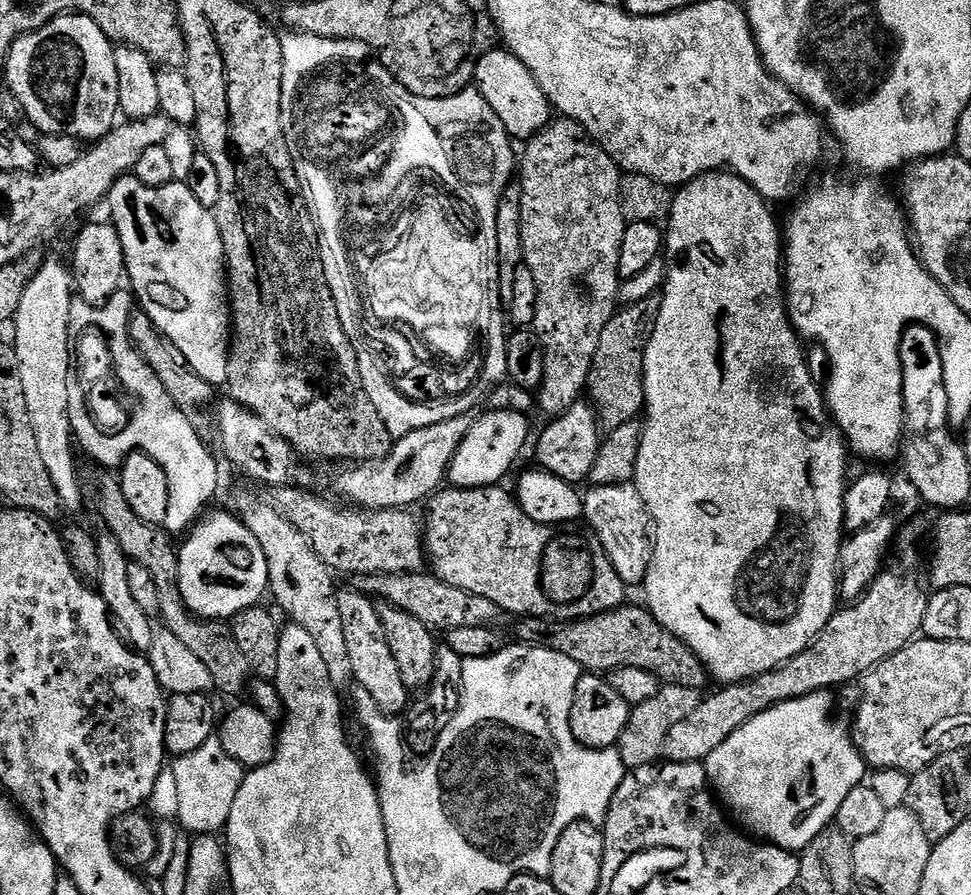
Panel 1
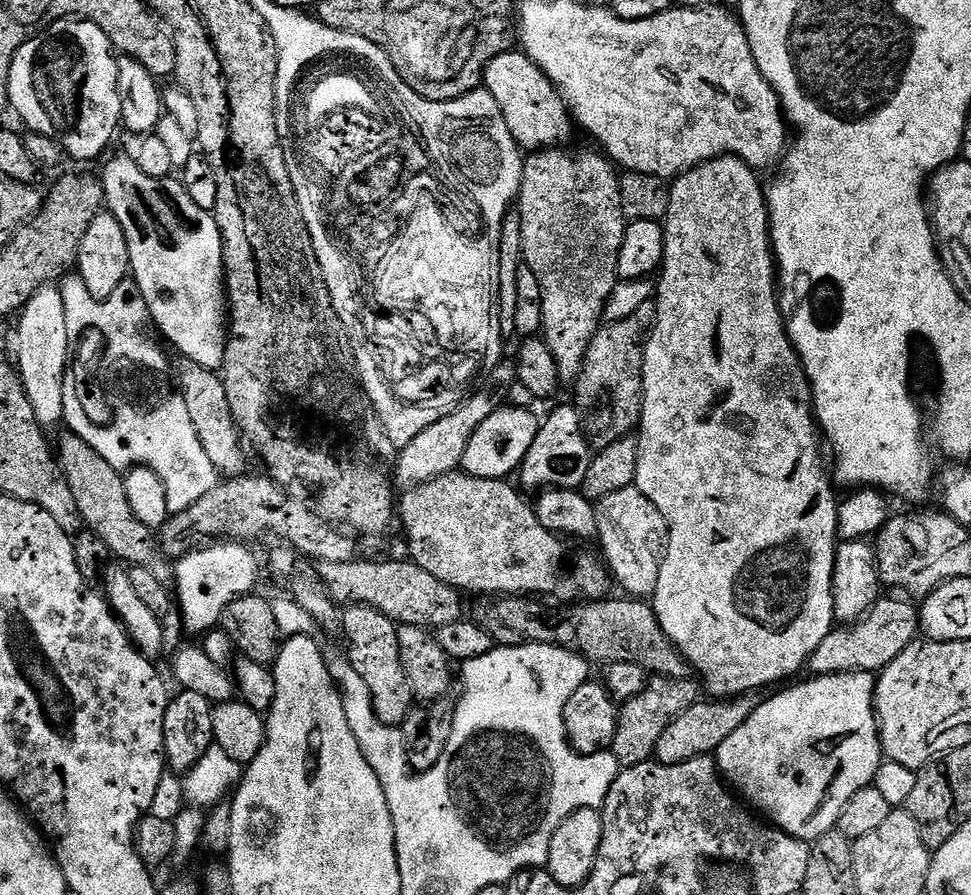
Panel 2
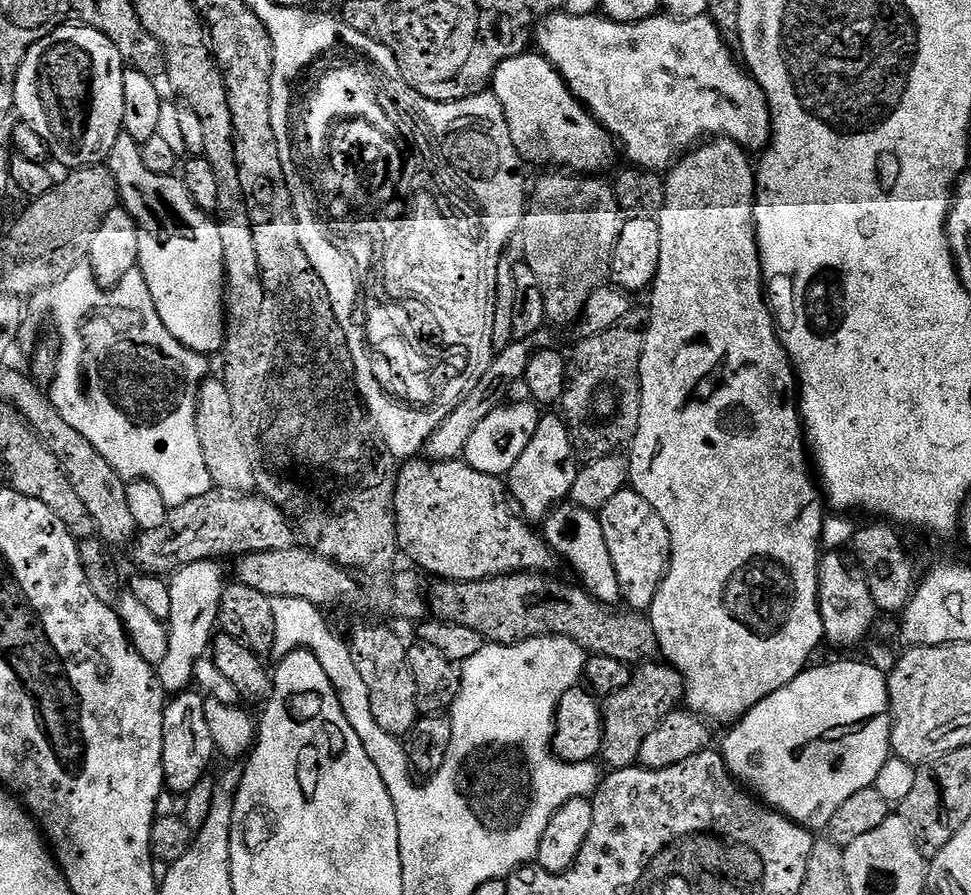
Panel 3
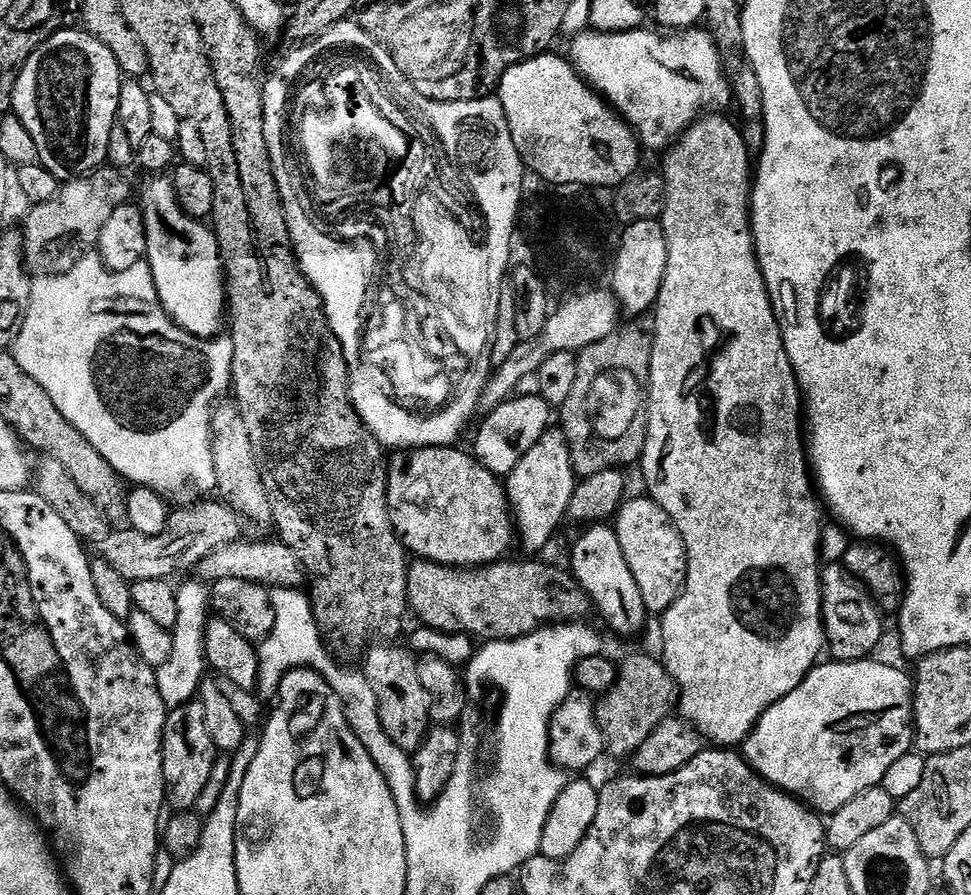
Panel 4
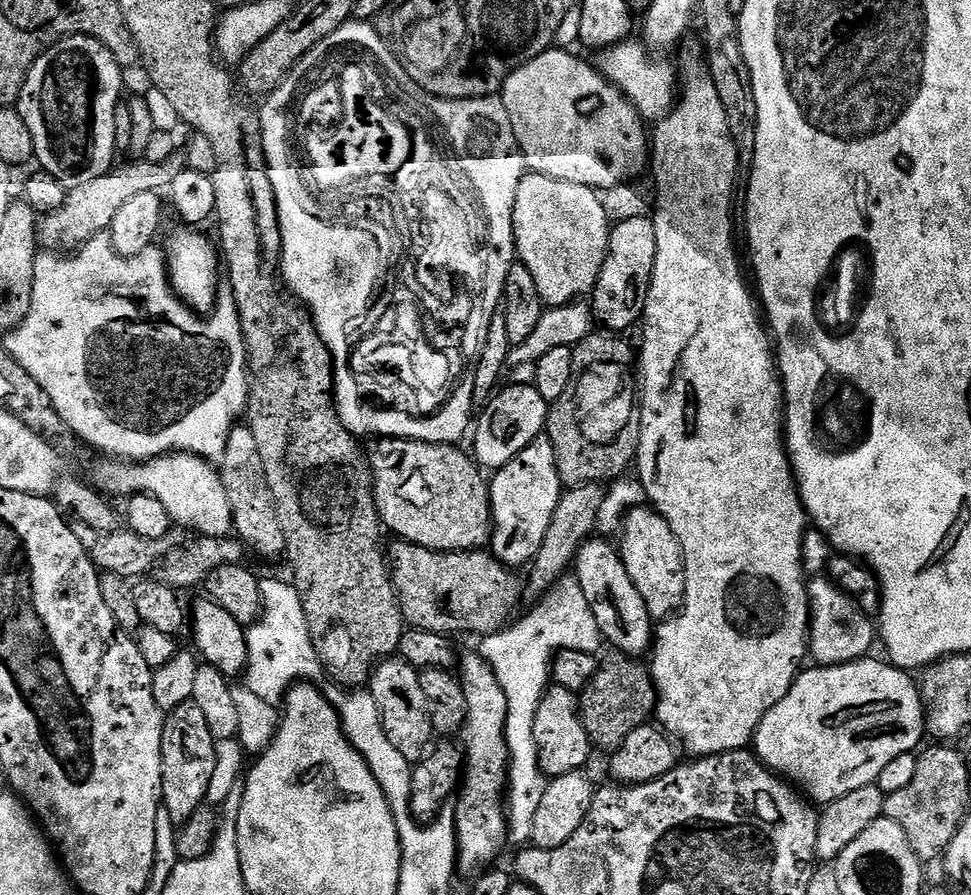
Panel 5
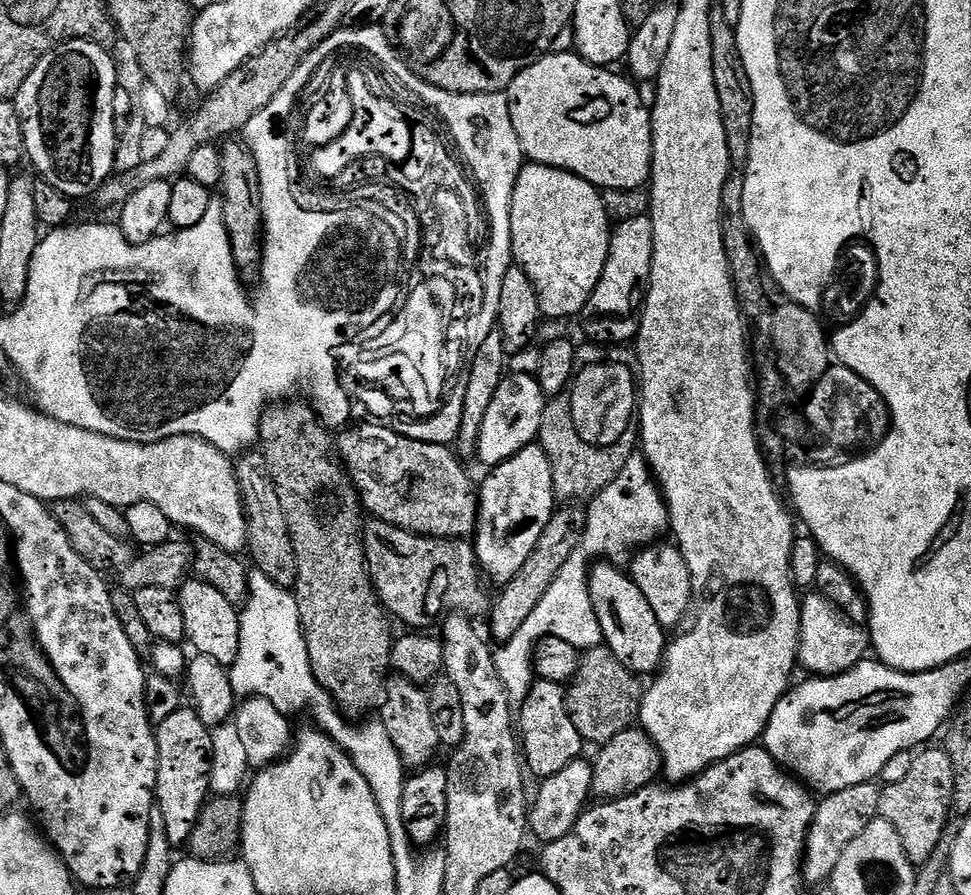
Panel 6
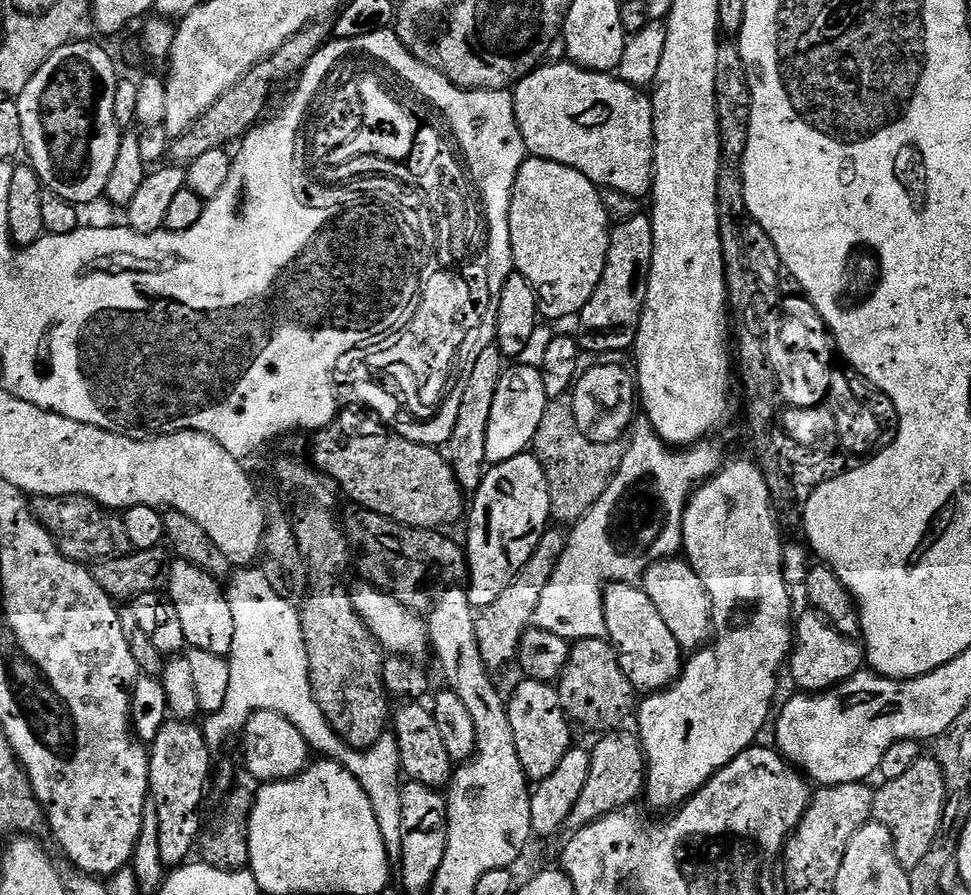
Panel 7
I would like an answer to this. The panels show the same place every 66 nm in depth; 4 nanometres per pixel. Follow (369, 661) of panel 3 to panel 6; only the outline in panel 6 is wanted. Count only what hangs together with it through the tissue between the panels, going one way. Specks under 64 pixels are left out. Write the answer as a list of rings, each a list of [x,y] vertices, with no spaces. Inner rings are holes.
[[[393,675],[387,681],[384,699],[378,709],[378,719],[387,743],[394,746],[405,769],[427,768],[435,761],[432,759],[435,758],[436,751],[441,751],[442,745],[438,738],[438,730],[434,730],[428,694],[423,687],[417,686],[415,682],[407,680],[404,676]]]

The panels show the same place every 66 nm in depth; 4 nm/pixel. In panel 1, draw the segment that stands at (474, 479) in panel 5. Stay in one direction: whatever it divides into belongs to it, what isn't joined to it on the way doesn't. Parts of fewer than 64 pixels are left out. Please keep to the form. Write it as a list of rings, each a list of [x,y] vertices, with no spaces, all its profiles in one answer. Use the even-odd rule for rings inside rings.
[[[444,486],[427,501],[428,521],[425,519],[422,527],[424,530],[424,550],[427,563],[430,565],[431,575],[437,576],[438,579],[450,586],[458,586],[458,590],[470,590],[470,594],[478,594],[481,598],[490,598],[490,602],[494,602],[494,606],[498,606],[501,613],[513,612],[516,618],[551,618],[561,622],[571,622],[581,620],[587,616],[597,616],[603,612],[612,612],[625,603],[624,592],[626,592],[626,586],[622,582],[622,578],[618,578],[618,570],[614,570],[614,566],[610,562],[606,550],[600,545],[597,536],[588,530],[571,532],[573,529],[568,526],[556,527],[534,522],[534,518],[530,518],[520,509],[519,499],[511,491],[509,492],[504,489],[504,486],[490,488]]]

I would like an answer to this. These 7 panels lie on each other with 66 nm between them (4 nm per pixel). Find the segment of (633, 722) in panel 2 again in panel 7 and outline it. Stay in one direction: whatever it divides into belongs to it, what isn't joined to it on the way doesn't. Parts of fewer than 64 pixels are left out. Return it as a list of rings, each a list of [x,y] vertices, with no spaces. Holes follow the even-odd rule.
[[[604,638],[578,640],[569,647],[568,661],[560,675],[558,687],[560,701],[569,720],[577,725],[597,728],[600,734],[619,729],[623,725],[620,723],[628,715],[628,719],[633,715],[638,700],[637,693],[618,662],[615,648]]]

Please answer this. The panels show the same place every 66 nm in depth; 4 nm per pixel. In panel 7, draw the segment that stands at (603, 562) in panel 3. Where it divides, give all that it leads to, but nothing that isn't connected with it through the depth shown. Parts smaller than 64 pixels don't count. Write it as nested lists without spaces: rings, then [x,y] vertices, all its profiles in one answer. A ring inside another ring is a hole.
[[[635,583],[607,585],[604,590],[604,613],[607,639],[615,648],[618,662],[633,689],[644,694],[663,692],[680,679],[682,649],[678,639],[671,634],[665,619],[658,614],[657,607],[644,592],[643,587]]]

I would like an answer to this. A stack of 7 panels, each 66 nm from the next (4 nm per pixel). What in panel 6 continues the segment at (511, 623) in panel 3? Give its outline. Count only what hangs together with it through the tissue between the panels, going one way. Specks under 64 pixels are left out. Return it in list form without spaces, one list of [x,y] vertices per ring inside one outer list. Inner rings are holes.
[[[375,518],[369,519],[362,531],[368,572],[372,576],[376,595],[395,619],[397,616],[402,623],[409,624],[409,629],[428,630],[435,620],[440,622],[453,614],[477,618],[476,616],[483,617],[489,611],[490,596],[488,600],[488,592],[484,589],[486,580],[482,575],[475,547],[467,539],[439,540],[437,536],[419,536]]]

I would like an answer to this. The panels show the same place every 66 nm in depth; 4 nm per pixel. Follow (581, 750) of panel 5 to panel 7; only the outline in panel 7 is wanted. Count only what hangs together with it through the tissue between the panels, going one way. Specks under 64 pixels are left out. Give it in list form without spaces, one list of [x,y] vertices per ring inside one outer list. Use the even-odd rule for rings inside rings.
[[[521,679],[521,684],[507,697],[510,714],[510,730],[514,730],[514,747],[518,750],[518,762],[522,762],[522,770],[529,781],[539,782],[550,778],[554,770],[558,770],[558,762],[566,758],[566,754],[574,746],[572,740],[573,721],[569,720],[560,701],[560,689],[555,683],[547,680]]]

